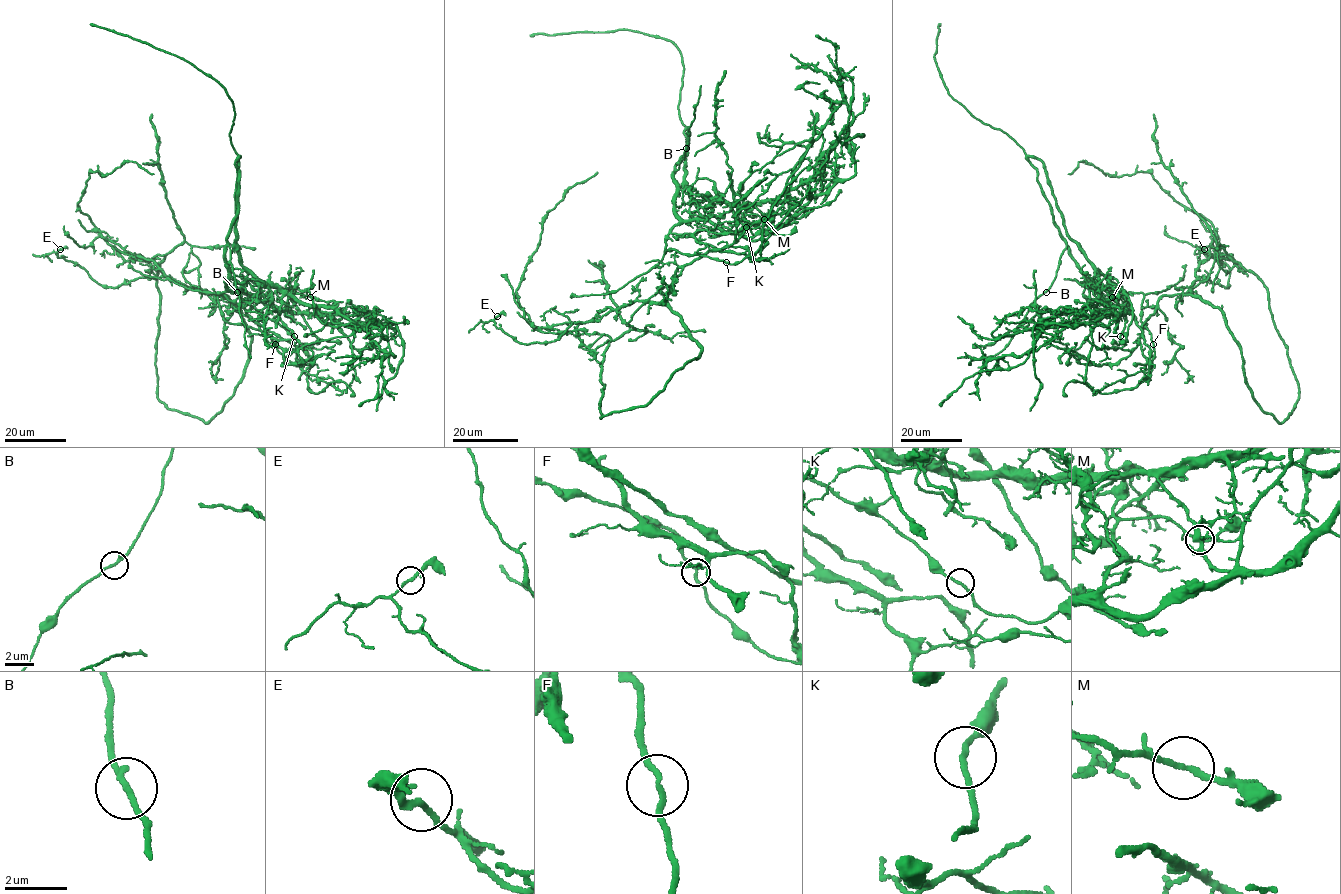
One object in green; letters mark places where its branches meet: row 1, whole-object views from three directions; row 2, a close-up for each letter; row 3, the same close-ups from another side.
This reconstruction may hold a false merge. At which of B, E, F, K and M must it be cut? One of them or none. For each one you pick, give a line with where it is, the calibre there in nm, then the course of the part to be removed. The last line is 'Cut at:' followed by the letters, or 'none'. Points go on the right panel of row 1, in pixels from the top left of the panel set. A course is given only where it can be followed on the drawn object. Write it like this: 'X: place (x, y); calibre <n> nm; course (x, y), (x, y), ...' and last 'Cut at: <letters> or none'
F: place (1153, 344); calibre 180 nm; course (1153, 344), (1148, 363), (1142, 325), (1161, 297), (1192, 296), (1214, 226), (1148, 172), (1068, 174)
Cut at: F

